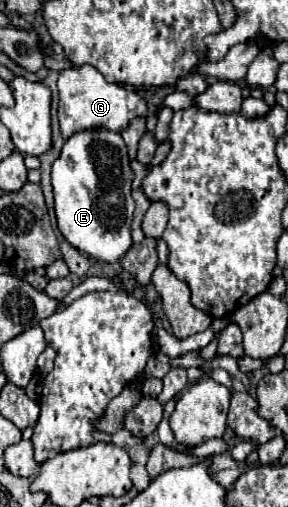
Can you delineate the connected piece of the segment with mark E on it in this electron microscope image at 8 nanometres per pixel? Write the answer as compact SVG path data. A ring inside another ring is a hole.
M81 131L63 145L51 171L57 227L65 241L97 263L117 263L131 249L133 171L121 135Z

